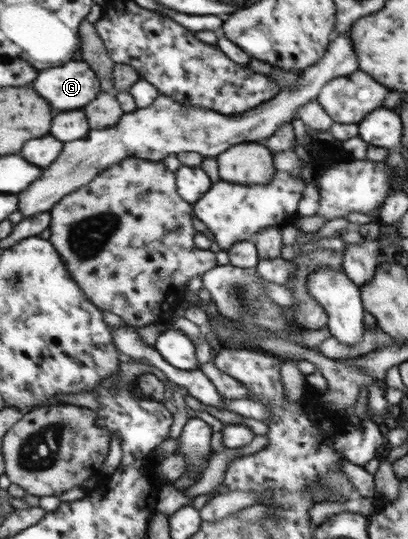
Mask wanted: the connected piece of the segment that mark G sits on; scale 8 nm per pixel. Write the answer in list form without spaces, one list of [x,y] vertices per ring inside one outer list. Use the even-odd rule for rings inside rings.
[[[85,60],[43,70],[35,80],[35,88],[55,110],[83,108],[103,92],[98,74]]]

